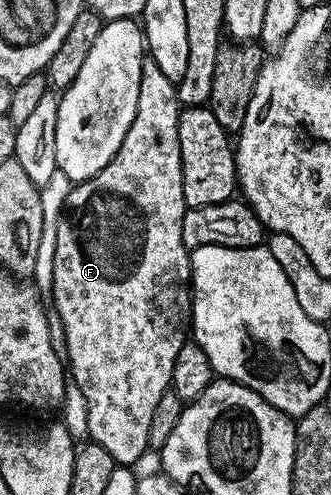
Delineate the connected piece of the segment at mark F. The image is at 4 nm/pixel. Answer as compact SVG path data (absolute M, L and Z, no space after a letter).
M146 57L141 64L141 79L139 80L139 104L135 112L135 120L131 120L131 128L127 128L127 136L123 136L123 144L119 148L119 152L107 163L101 171L95 176L91 176L86 182L78 182L72 187L69 195L65 200L65 207L61 211L61 218L58 220L58 243L55 245L54 258L54 280L53 291L51 293L51 301L57 309L57 318L61 321L61 330L65 333L65 350L63 346L63 354L67 359L67 370L71 375L72 381L77 382L80 390L83 392L84 398L87 399L87 428L89 429L89 438L99 443L103 448L107 448L107 452L111 452L111 456L117 461L118 466L136 467L136 462L144 456L145 450L150 449L149 437L151 436L151 416L155 412L159 399L162 398L163 392L171 389L173 380L173 369L175 368L175 356L179 356L179 348L183 348L183 344L187 340L187 335L191 330L191 319L193 316L193 292L191 289L191 279L193 277L193 269L189 266L189 256L191 251L183 244L183 216L187 209L183 200L183 172L181 171L181 153L179 152L179 128L177 127L177 116L179 113L179 103L177 100L177 88L174 82L167 80L167 76L163 76L159 64L155 64L155 60Z

